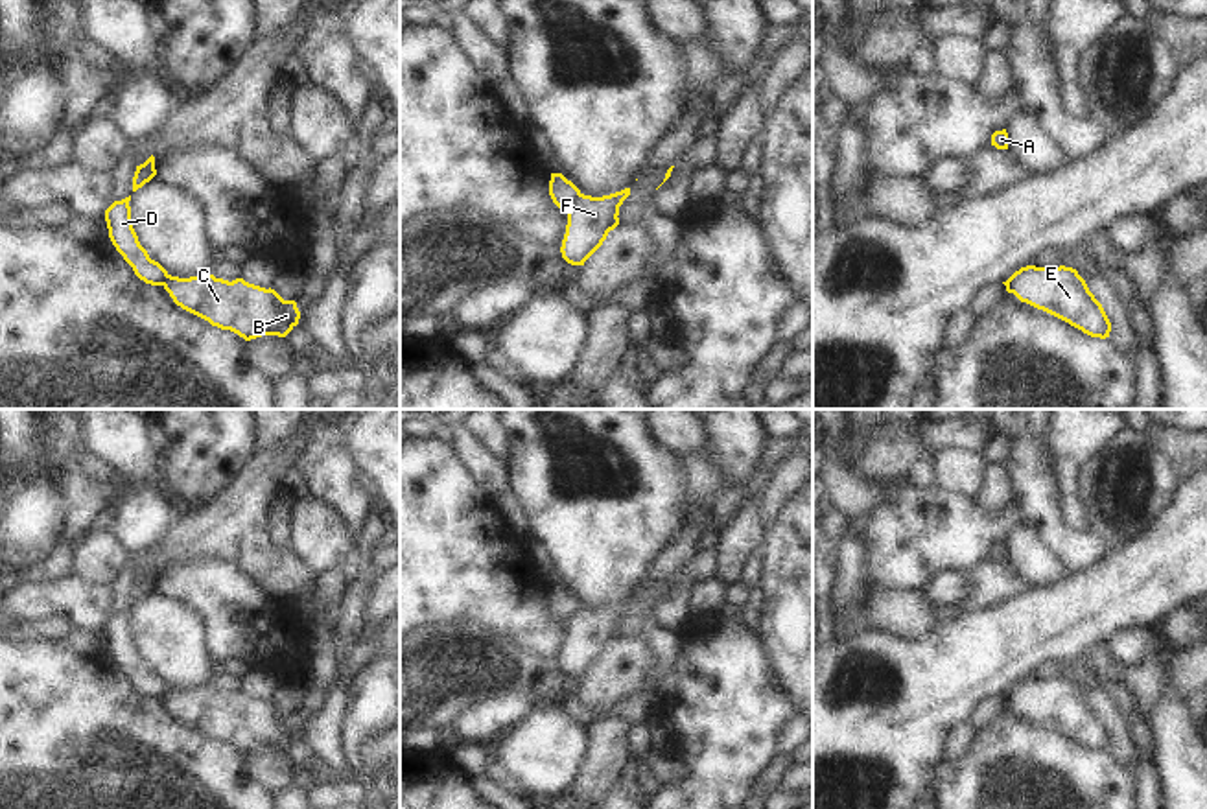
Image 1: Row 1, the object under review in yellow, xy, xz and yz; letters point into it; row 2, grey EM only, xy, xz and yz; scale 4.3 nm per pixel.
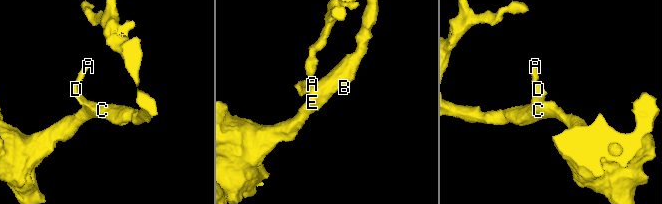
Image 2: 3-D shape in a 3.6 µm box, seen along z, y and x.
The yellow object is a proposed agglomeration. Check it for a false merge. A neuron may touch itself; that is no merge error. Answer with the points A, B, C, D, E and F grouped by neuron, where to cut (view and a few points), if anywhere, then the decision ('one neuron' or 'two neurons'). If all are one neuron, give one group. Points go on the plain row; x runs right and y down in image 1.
groups A D / B C E F; cut xz (581, 607), (568, 625); two neurons

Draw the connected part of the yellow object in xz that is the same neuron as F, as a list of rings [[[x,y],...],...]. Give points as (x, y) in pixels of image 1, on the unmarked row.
[[[630,601],[592,610],[580,606],[568,625],[566,647],[562,652],[562,671],[571,678],[584,674],[603,658],[608,645],[619,638],[619,619],[630,608]]]

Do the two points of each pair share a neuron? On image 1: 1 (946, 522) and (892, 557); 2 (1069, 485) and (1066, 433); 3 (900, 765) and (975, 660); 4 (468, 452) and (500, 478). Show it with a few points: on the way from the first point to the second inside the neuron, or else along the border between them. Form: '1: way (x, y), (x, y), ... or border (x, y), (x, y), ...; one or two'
1: way (933, 529), (920, 529), (905, 544); one
2: way (1067, 472), (1067, 446); one
3: way (900, 739), (949, 686); one
4: way (476, 454), (492, 470); one

